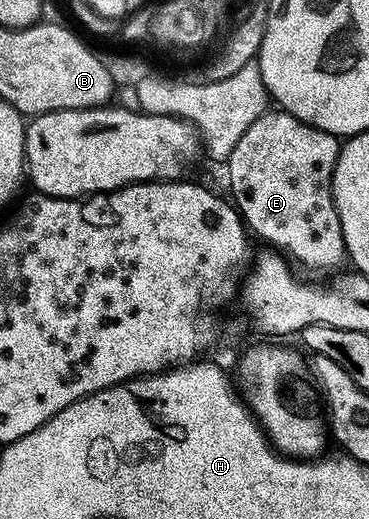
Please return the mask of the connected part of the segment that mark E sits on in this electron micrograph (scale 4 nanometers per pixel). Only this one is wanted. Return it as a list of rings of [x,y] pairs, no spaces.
[[[270,109],[248,126],[232,149],[228,160],[230,167],[228,195],[246,227],[254,235],[258,234],[264,242],[271,243],[274,246],[271,248],[277,249],[287,260],[295,264],[303,263],[314,271],[330,271],[344,262],[341,254],[326,255],[326,243],[336,245],[342,243],[340,217],[336,213],[332,193],[332,177],[339,150],[339,136],[316,129],[292,117],[287,111]]]

